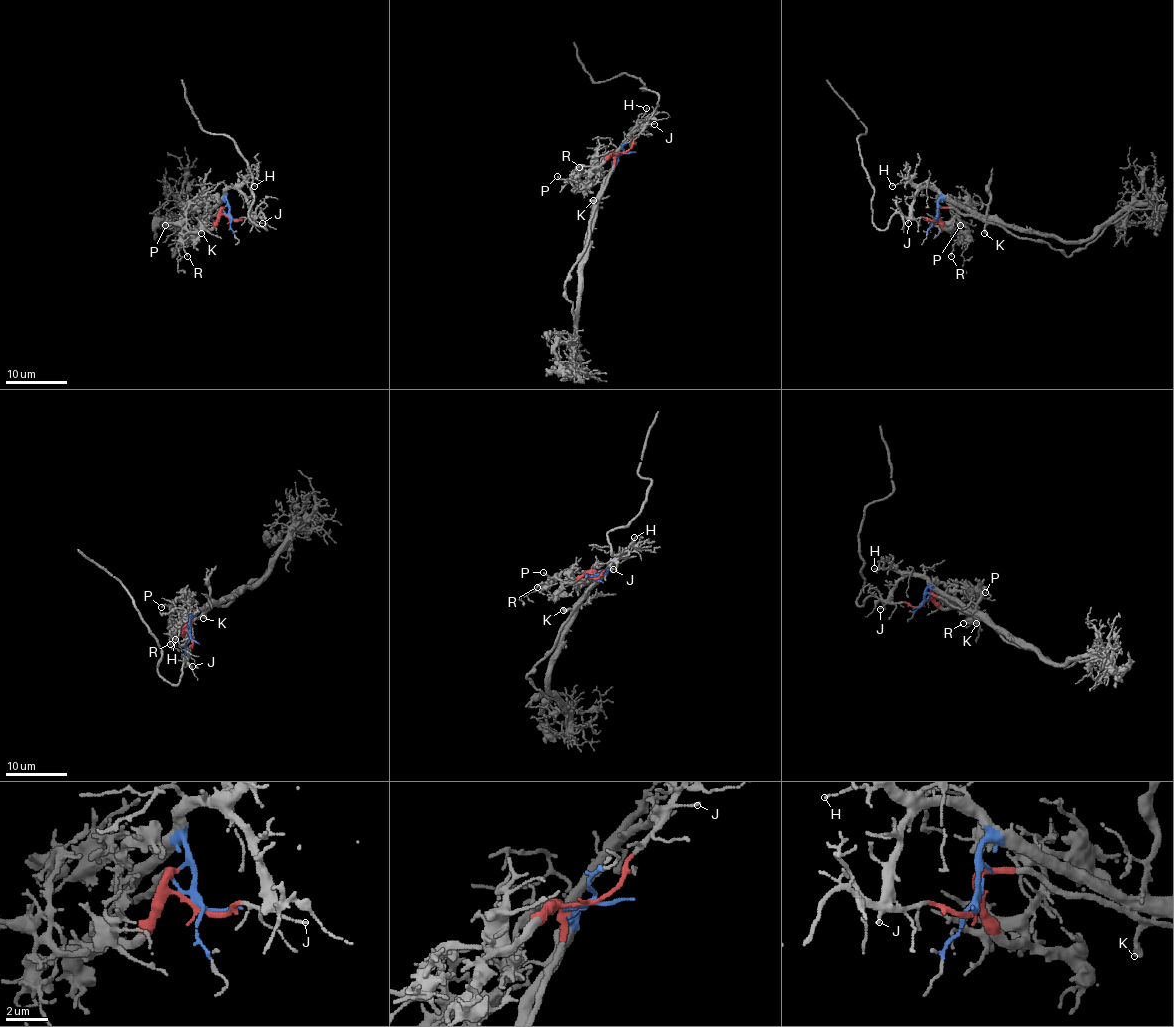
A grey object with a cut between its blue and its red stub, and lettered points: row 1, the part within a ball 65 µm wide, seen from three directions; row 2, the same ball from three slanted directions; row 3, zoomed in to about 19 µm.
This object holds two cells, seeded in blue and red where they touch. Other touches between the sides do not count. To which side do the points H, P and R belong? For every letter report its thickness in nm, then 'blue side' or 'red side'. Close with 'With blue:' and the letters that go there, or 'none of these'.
H: 80 nm | blue side
P: 170 nm | red side
R: 120 nm | red side
With blue: H

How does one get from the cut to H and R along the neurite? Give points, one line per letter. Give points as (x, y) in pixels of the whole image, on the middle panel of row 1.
H: (620, 153), (630, 131), (647, 108)
R: (620, 153), (614, 153), (602, 164), (583, 167), (580, 173), (576, 170), (579, 167)

